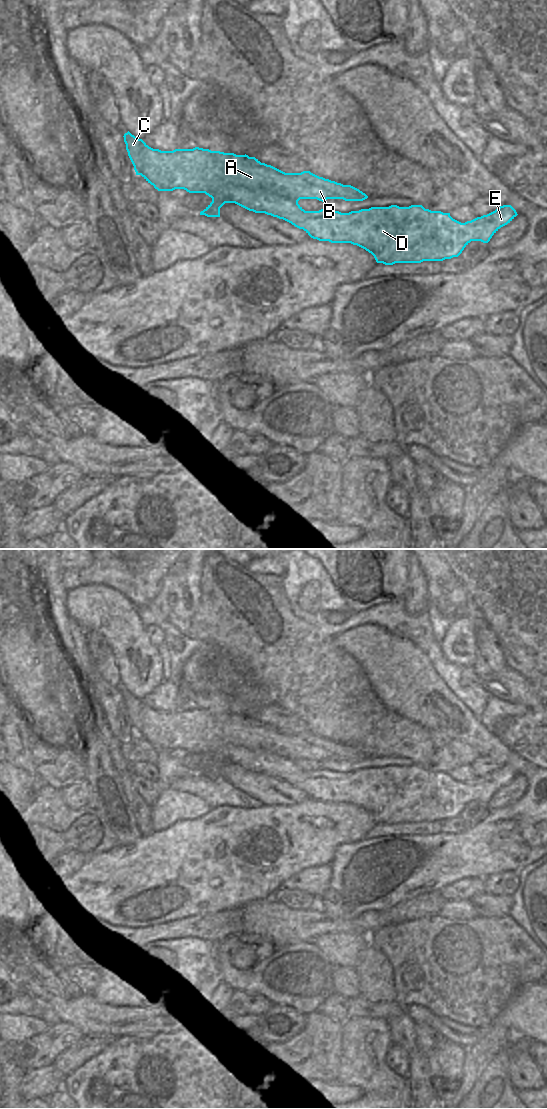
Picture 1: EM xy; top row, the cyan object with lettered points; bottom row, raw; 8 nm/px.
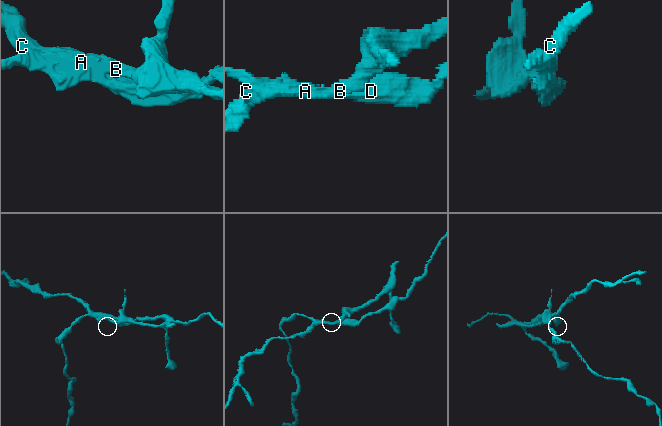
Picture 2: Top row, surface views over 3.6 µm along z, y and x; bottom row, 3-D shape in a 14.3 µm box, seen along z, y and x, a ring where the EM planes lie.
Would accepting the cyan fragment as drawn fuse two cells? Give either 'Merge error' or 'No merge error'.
Merge error

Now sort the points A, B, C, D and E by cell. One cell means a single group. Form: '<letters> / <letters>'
A B C / D E

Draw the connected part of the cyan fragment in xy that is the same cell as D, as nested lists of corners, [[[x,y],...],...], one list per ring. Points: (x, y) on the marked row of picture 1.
[[[221,185],[209,191],[185,190],[189,193],[205,193],[212,198],[212,202],[200,212],[200,215],[220,217],[220,208],[225,203],[235,203],[249,211],[283,219],[303,229],[313,239],[357,245],[371,253],[377,263],[385,265],[443,261],[458,257],[471,241],[488,243],[501,227],[518,215],[511,205],[503,205],[487,215],[461,223],[453,219],[450,213],[431,211],[422,205],[371,207],[349,213],[329,209],[305,211],[298,204],[299,200],[237,185]]]

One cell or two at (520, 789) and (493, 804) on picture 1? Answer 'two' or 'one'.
one

